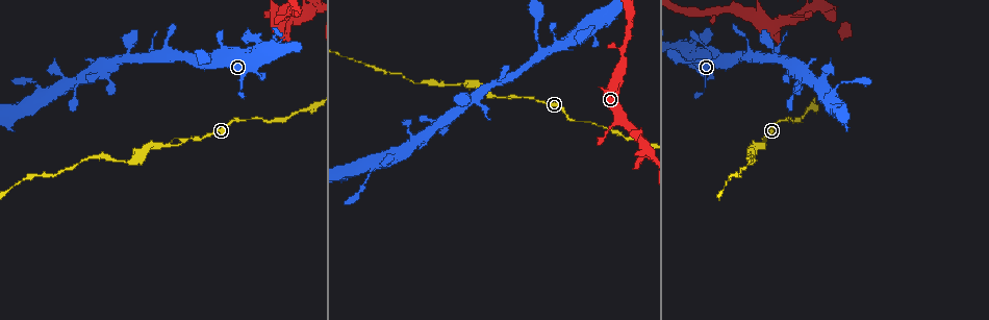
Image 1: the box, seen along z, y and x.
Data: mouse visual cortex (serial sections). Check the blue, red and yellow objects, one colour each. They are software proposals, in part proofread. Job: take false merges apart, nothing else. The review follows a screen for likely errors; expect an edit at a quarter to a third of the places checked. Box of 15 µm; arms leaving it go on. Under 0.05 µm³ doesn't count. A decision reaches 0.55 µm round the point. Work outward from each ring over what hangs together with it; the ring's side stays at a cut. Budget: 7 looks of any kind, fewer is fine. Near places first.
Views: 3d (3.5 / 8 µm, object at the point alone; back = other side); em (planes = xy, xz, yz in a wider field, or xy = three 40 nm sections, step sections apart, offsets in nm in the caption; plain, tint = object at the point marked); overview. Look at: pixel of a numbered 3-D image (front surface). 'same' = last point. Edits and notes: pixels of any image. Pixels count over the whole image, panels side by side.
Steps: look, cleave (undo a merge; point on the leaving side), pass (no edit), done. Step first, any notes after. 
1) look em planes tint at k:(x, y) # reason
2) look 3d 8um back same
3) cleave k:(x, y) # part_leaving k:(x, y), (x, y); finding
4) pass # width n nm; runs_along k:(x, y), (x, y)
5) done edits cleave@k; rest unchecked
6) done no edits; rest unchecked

look 3d 3.5um at 1:(644, 145) # sharp bend

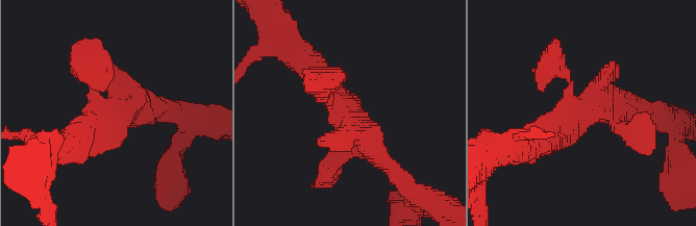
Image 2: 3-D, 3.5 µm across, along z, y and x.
look em xy step 1 tint at 2:(342, 118)

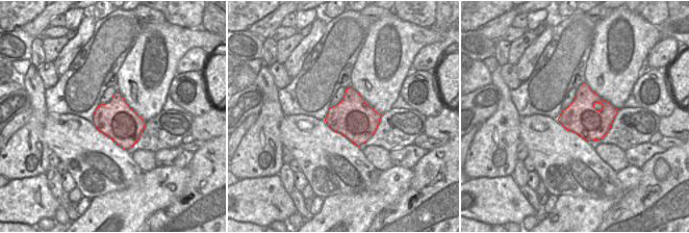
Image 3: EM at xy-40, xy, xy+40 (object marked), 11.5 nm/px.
pass # runs_along 2:(312, 67), (350, 131), (392, 169); one cell here

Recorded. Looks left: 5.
look 3d 3.5um at 1:(174, 146) # sudden change in width

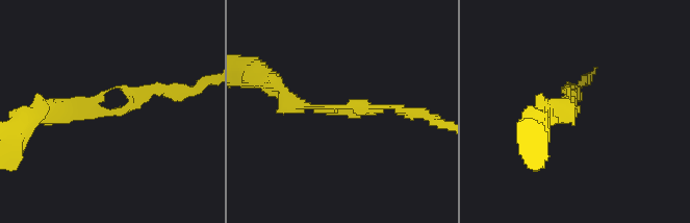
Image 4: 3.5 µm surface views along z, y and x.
look em xy step 5 tint at 4:(576, 114) # arm_widths 150, 250 nm

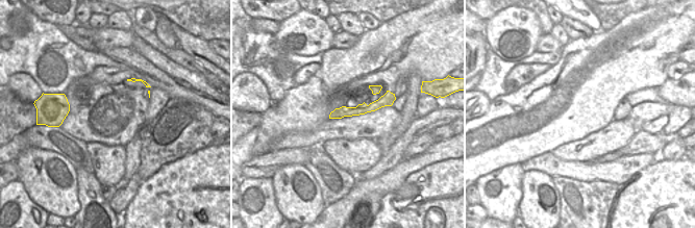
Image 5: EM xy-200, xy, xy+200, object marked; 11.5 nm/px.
look em xy step 3 tint same # cut it another way

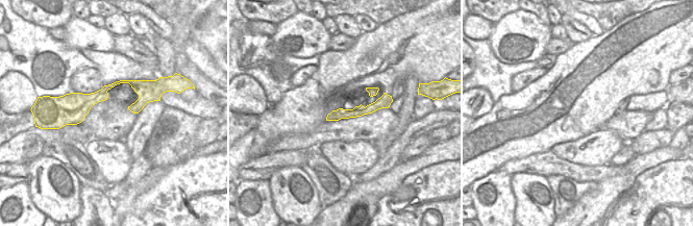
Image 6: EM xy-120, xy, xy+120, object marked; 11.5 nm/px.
pass # runs_along 4:(170, 92), (93, 115), (48, 105); all the same cell

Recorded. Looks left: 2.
look 3d 3.5um at 1:(727, 185) # thin neck

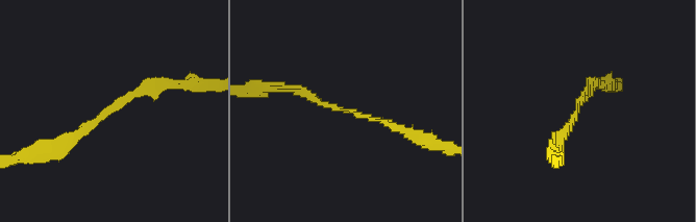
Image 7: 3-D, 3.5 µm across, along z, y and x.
look em xy step 3 tint at 7:(576, 111) # arm_widths 100, 150 nm

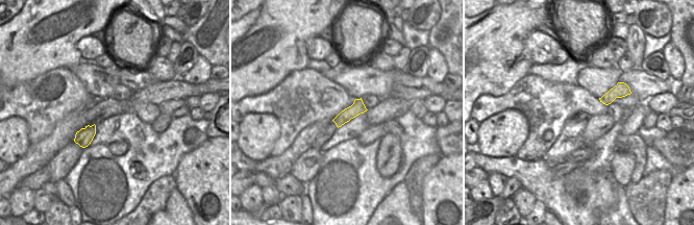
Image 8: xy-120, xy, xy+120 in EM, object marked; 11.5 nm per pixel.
pass # runs_along 7:(164, 84), (116, 100), (55, 151); continuous, no second cell

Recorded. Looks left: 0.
done no edits; rest unchecked

